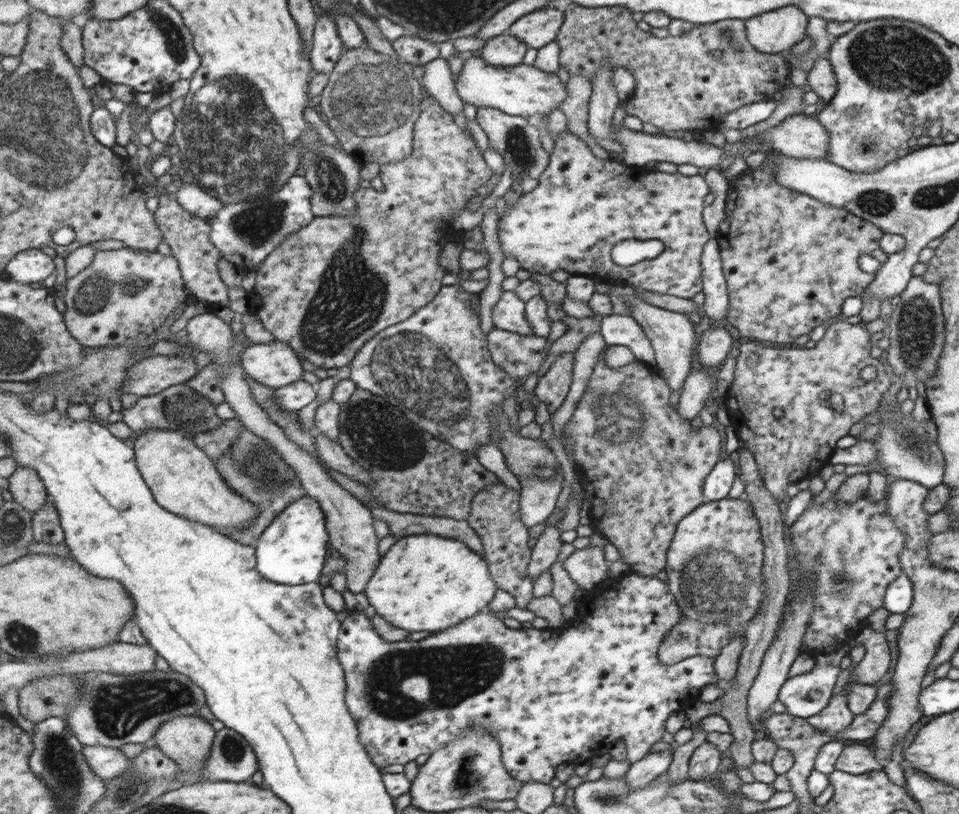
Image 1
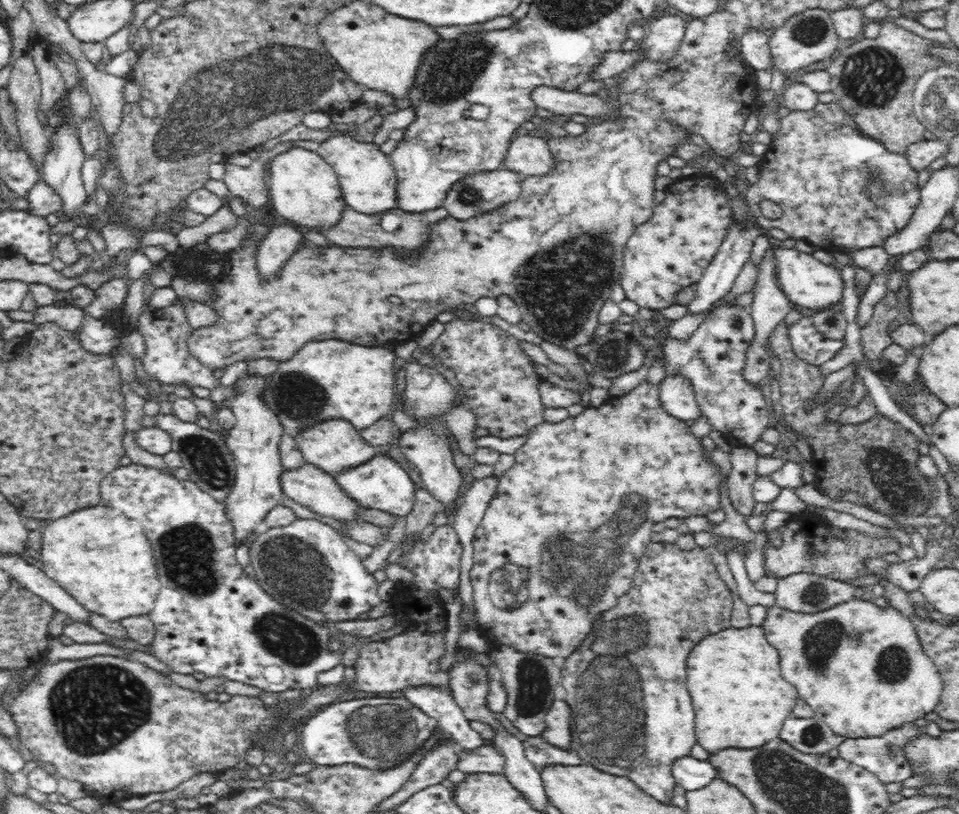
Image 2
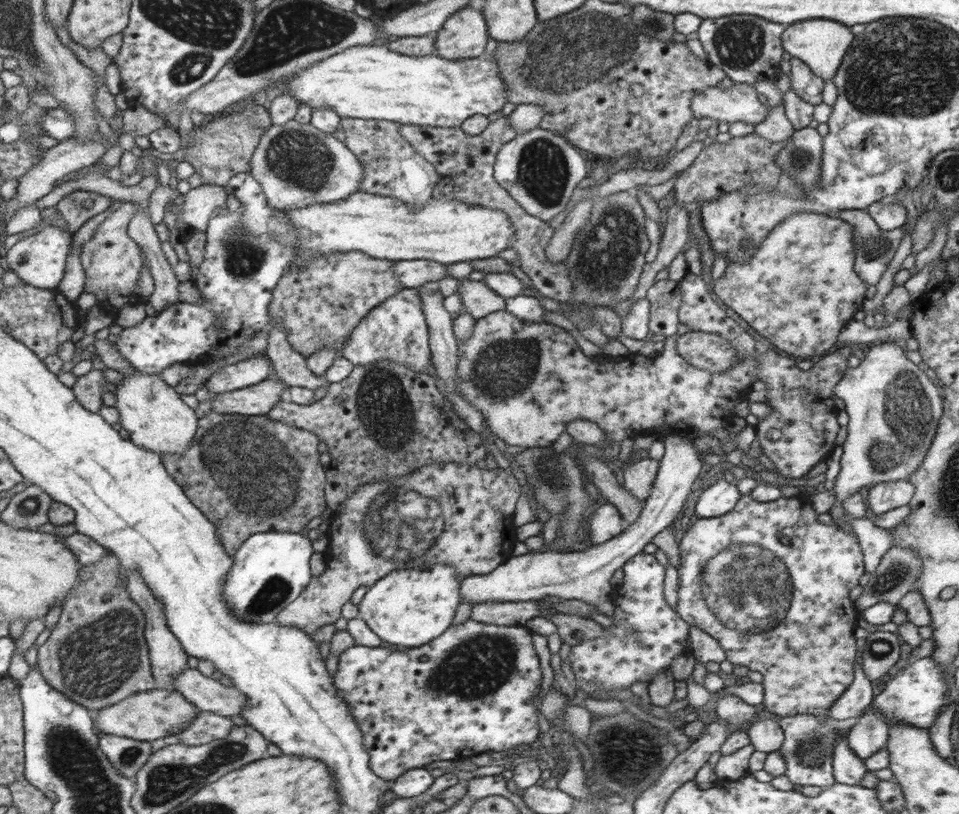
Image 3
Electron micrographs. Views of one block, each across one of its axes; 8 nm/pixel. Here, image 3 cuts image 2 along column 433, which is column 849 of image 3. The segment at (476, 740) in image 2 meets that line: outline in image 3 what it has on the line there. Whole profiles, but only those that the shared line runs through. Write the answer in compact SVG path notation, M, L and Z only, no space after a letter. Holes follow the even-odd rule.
M857 670L857 678L853 678L849 689L846 689L838 700L832 702L827 716L833 720L846 720L862 713L873 700L871 682L861 670Z

